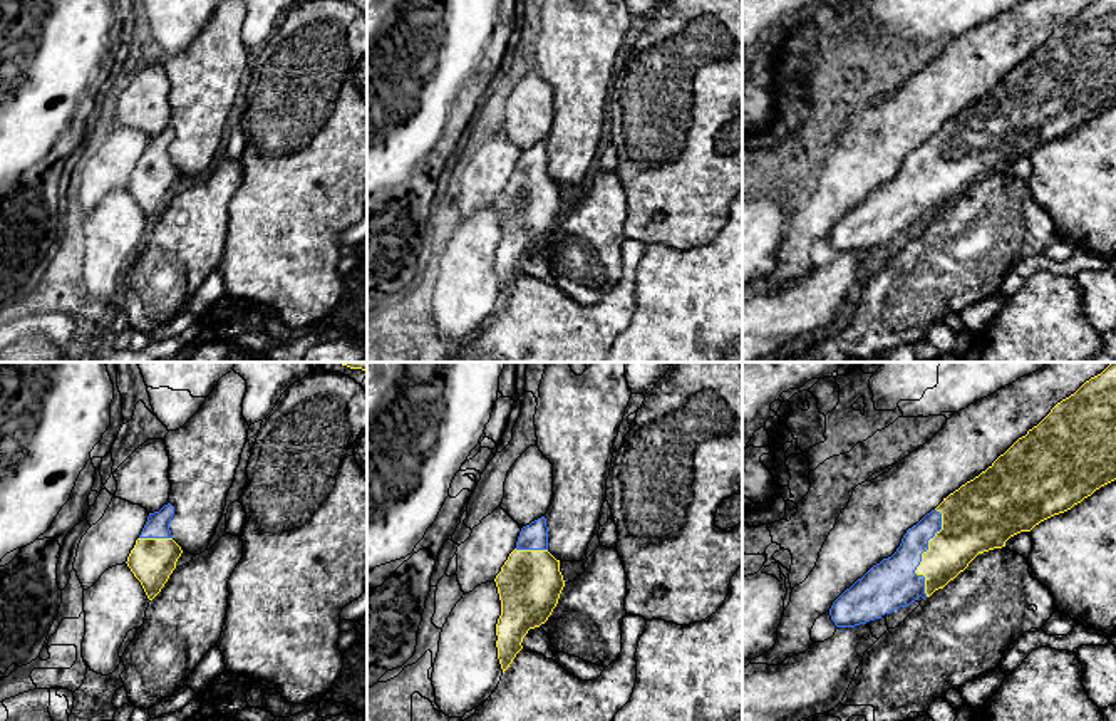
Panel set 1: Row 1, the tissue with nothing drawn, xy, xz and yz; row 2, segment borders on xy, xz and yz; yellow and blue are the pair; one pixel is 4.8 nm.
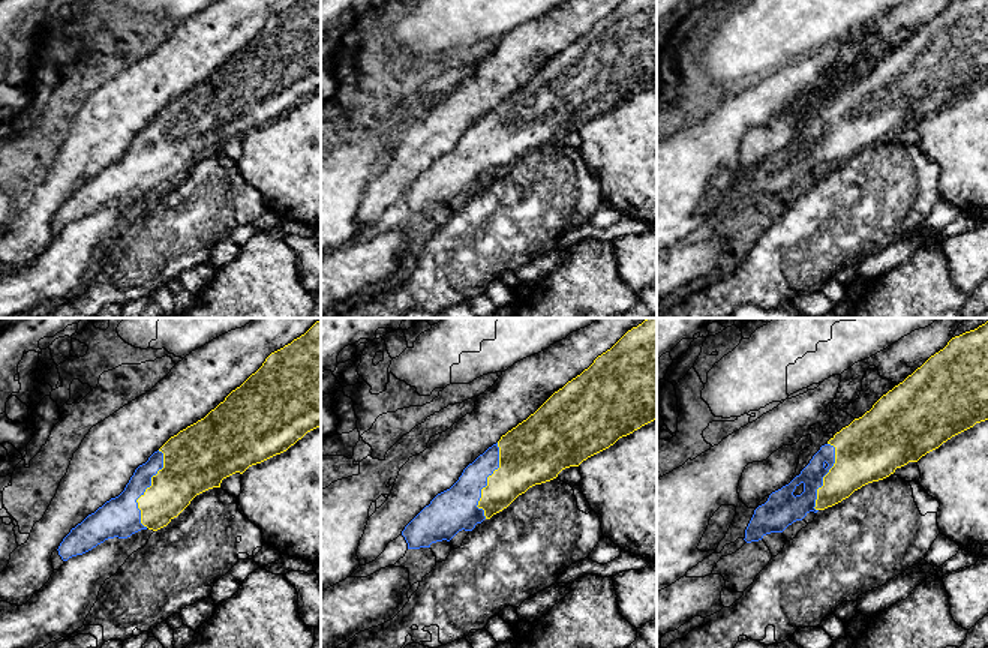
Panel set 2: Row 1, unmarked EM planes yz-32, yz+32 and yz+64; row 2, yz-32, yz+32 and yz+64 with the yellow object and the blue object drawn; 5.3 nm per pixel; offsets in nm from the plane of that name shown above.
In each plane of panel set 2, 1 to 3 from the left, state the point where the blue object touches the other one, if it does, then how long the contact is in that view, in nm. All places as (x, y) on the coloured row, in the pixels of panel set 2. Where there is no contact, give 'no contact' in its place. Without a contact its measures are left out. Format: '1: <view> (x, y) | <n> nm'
1: yz-32 (146, 489) | 420 nm
2: yz+32 (488, 482) | 420 nm
3: yz+64 (823, 477) | 380 nm

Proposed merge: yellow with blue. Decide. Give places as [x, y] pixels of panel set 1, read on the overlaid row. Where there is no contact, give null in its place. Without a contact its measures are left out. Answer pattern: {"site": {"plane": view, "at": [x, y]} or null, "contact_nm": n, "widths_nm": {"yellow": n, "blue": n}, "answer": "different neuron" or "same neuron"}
{"site": {"plane": "yz", "at": [922, 554]}, "contact_nm": 420, "widths_nm": {"yellow": 260, "blue": 240}, "answer": "same neuron"}

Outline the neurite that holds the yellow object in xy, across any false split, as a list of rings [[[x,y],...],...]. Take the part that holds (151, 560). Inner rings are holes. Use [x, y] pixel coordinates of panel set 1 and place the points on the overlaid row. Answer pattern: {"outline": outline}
{"outline": [[[171,503],[159,511],[149,513],[126,562],[149,600],[161,592],[183,553],[169,530],[173,515],[174,506]]]}

